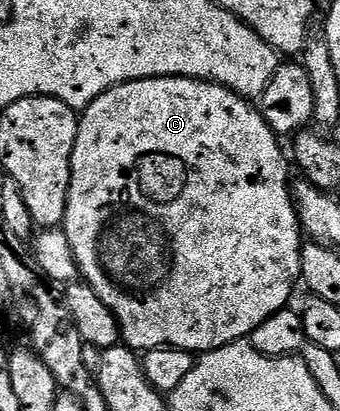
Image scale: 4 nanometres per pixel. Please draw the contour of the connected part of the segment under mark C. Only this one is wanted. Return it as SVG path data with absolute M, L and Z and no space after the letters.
M163 76L163 77L162 77L162 78L150 78L150 79L149 79L149 80L131 80L131 81L130 81L130 82L126 82L126 83L125 83L125 84L119 84L119 85L118 85L118 86L114 86L114 87L113 87L113 88L111 88L111 89L110 89L110 90L106 90L106 94L102 94L102 95L101 95L101 96L99 96L99 98L97 98L97 99L96 99L96 101L94 101L94 102L93 102L93 104L92 104L92 105L90 105L90 107L89 107L89 108L86 108L86 109L83 109L83 112L82 112L82 115L81 115L81 116L80 116L80 117L79 117L79 121L80 121L80 129L79 129L79 130L78 130L78 134L77 134L77 135L76 135L76 145L75 145L75 146L74 146L74 154L73 154L73 155L72 155L72 181L71 181L71 182L70 182L70 190L69 190L69 191L68 191L68 205L67 205L67 206L66 206L66 214L65 214L65 216L64 216L64 223L63 223L63 225L62 225L62 231L63 231L63 232L64 232L64 233L65 233L65 234L66 234L66 238L67 238L67 239L68 239L68 241L69 241L69 242L70 242L70 246L71 246L71 247L72 247L72 249L73 249L73 250L74 250L74 258L75 258L75 259L76 259L76 264L77 264L77 265L79 265L79 267L80 267L80 275L81 275L81 277L83 277L83 279L84 279L84 280L85 280L85 281L86 281L86 282L87 282L87 284L89 284L89 286L91 286L91 288L93 288L93 289L94 289L94 290L95 290L95 291L96 291L96 293L97 293L97 294L98 294L98 296L99 296L99 297L100 297L100 298L102 298L102 300L103 300L103 301L104 301L104 302L106 302L106 304L107 304L107 305L108 305L108 306L110 306L110 308L111 308L111 310L112 310L112 312L113 312L113 313L115 313L115 315L116 315L116 317L117 317L117 319L118 319L118 320L119 320L119 321L120 321L120 324L121 324L121 331L122 331L122 340L123 340L123 343L124 343L124 344L125 344L125 345L127 345L127 347L129 347L129 348L131 348L131 349L133 349L133 350L147 350L147 349L150 349L150 348L181 348L181 349L182 349L182 350L186 350L186 351L187 351L187 352L190 352L190 353L193 353L193 354L203 354L203 353L205 353L205 352L213 352L213 350L215 350L215 349L216 349L216 348L221 348L221 347L222 347L222 346L226 346L226 345L227 345L227 344L234 344L234 343L237 343L237 342L240 342L240 341L243 341L243 340L244 340L244 339L245 339L245 338L248 338L248 337L251 337L251 334L252 334L252 332L253 332L253 331L254 331L254 330L258 330L258 326L262 326L262 322L266 322L266 318L270 318L270 317L271 317L271 316L272 316L272 315L274 315L274 314L275 314L275 312L282 312L282 311L285 311L285 309L287 309L287 308L288 308L288 307L289 307L289 304L288 304L288 299L290 299L290 298L291 298L291 296L292 296L292 291L294 291L294 290L295 290L295 288L296 288L296 280L297 280L297 284L298 284L298 281L299 281L299 280L300 280L300 279L301 279L301 276L302 276L302 273L301 273L301 271L300 271L300 253L301 253L301 251L302 251L302 239L301 239L301 240L300 240L300 236L301 236L301 237L302 237L302 229L301 229L301 226L300 226L300 213L299 213L299 212L297 212L297 211L296 211L296 201L295 201L295 199L294 199L294 188L293 188L293 185L292 185L292 184L291 184L291 183L290 183L290 184L289 184L289 185L288 185L288 160L287 160L287 158L286 158L286 157L284 157L284 152L283 152L283 150L282 150L282 149L280 149L280 144L281 144L281 141L280 141L280 140L279 140L279 139L278 139L278 137L277 137L277 135L276 135L276 133L275 133L275 132L273 132L273 131L272 131L272 128L271 128L271 126L269 126L269 124L268 124L268 123L267 123L267 122L265 122L265 121L264 121L264 116L263 116L263 115L262 115L262 114L261 114L261 113L260 113L260 110L259 110L259 107L257 107L257 105L256 105L256 104L255 104L255 103L252 103L252 102L249 102L249 101L248 101L248 100L247 100L247 99L245 99L245 97L242 97L242 96L240 96L240 95L238 95L238 94L237 94L237 92L232 92L232 91L231 91L231 90L229 90L229 88L223 88L223 86L222 86L222 85L221 85L221 84L214 84L214 83L212 83L212 81L210 81L210 80L195 80L195 79L194 79L194 78L186 78L186 77L185 77L185 76Z

